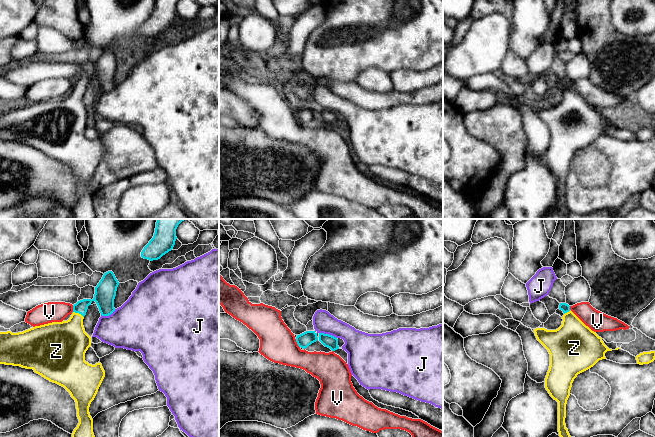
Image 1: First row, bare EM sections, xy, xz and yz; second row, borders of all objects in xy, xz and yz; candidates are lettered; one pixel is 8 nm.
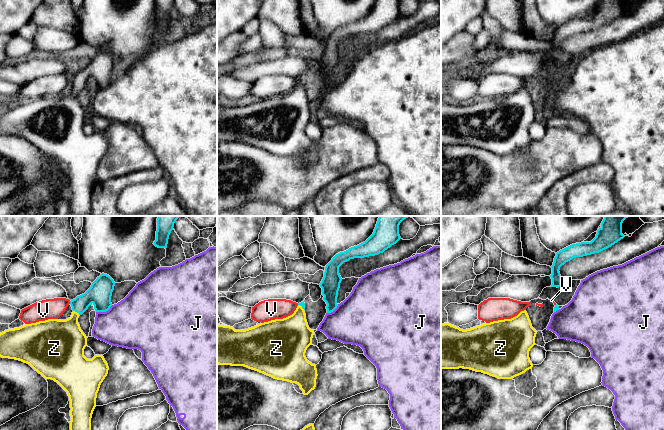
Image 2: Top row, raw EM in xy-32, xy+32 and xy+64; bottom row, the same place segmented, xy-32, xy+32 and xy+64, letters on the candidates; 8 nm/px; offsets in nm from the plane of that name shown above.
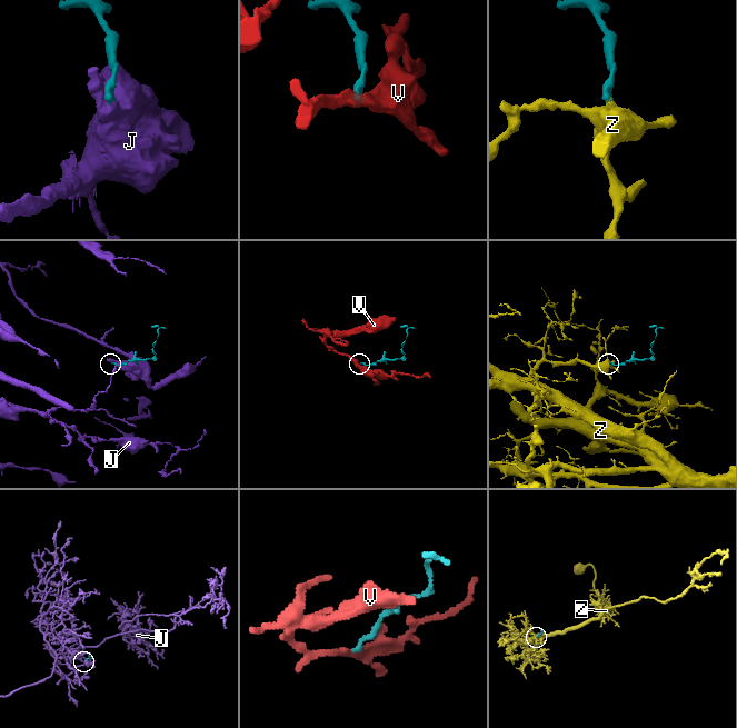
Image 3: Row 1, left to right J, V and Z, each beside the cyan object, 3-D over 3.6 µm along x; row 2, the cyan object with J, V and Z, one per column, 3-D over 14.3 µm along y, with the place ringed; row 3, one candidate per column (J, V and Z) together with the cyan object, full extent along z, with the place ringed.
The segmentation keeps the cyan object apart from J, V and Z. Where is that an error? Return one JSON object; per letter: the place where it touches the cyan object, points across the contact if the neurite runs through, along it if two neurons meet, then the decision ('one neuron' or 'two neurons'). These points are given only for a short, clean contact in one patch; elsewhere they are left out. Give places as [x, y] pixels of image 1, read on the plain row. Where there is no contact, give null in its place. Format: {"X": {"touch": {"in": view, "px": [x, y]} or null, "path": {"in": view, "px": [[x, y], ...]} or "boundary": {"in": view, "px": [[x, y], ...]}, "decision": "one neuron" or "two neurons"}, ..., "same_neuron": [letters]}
{"J": {"touch": {"in": "xz", "px": [328, 110]}, "boundary": {"in": "xz", "px": [[319, 108], [331, 110], [336, 114]]}, "decision": "two neurons"}, "V": {"touch": {"in": "xz", "px": [297, 119]}, "boundary": {"in": "xz", "px": [[295, 115], [299, 123]]}, "decision": "two neurons"}, "Z": {"touch": {"in": "xy", "px": [78, 88]}, "path": {"in": "xy", "px": [[104, 72], [92, 75], [78, 88], [74, 103], [67, 117]]}, "decision": "one neuron"}, "same_neuron": ["Z"]}

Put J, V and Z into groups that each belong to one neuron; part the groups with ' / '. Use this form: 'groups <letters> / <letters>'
groups J / V / Z

